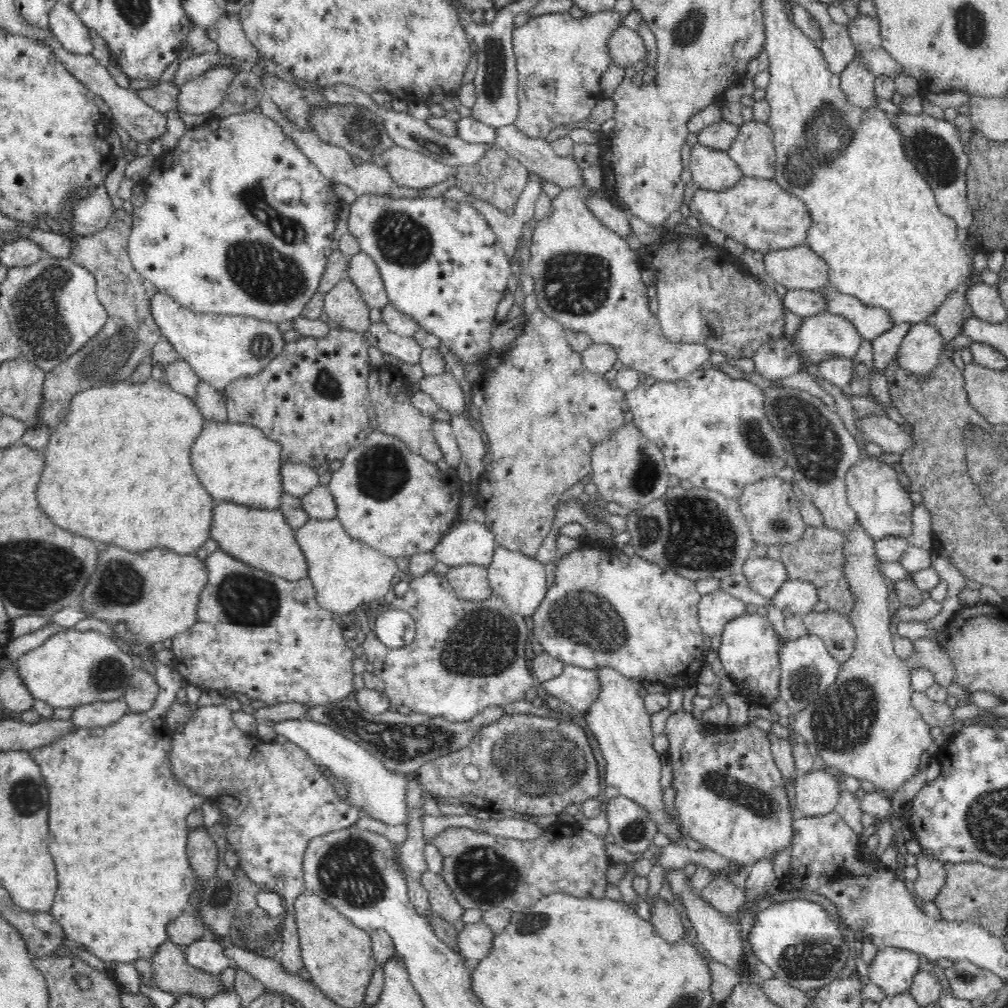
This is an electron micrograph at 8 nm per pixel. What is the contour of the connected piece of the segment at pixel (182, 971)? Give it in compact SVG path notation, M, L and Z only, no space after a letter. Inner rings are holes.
M169 940L158 948L149 961L154 984L164 992L176 995L177 992L184 994L194 990L204 1000L220 992L220 982L214 980L212 974L208 976L208 972L191 965L185 958L184 947Z

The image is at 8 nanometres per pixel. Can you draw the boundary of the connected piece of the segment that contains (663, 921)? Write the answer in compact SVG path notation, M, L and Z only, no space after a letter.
M657 897L653 903L650 921L654 925L658 937L669 944L676 944L684 939L684 926L675 902L668 903Z

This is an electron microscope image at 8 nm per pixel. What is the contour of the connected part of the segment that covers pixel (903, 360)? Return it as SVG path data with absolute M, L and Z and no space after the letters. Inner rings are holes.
M924 322L911 326L897 356L902 371L908 371L916 380L926 380L932 368L940 362L943 349L943 339L938 328Z

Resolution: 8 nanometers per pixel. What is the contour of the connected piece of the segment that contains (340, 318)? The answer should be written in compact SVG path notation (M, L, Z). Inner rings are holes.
M344 277L323 294L324 315L348 331L366 334L371 328L370 308L358 287Z

